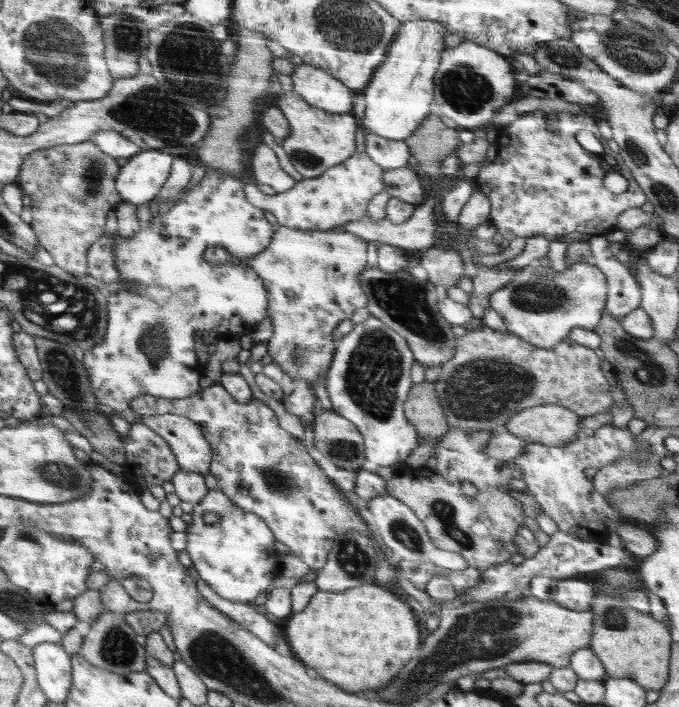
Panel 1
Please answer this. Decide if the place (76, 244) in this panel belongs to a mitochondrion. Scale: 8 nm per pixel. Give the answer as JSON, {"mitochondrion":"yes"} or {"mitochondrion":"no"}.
{"mitochondrion":"no"}

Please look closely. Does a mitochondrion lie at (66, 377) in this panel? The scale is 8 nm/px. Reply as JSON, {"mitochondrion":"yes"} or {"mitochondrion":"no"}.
{"mitochondrion":"yes"}

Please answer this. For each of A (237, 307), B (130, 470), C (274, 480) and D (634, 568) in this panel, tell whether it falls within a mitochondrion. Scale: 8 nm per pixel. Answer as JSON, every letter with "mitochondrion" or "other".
{"A":"other","B":"other","C":"mitochondrion","D":"other"}

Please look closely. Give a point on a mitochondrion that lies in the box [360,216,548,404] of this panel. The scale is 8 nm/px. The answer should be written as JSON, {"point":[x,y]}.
{"point":[407,303]}

